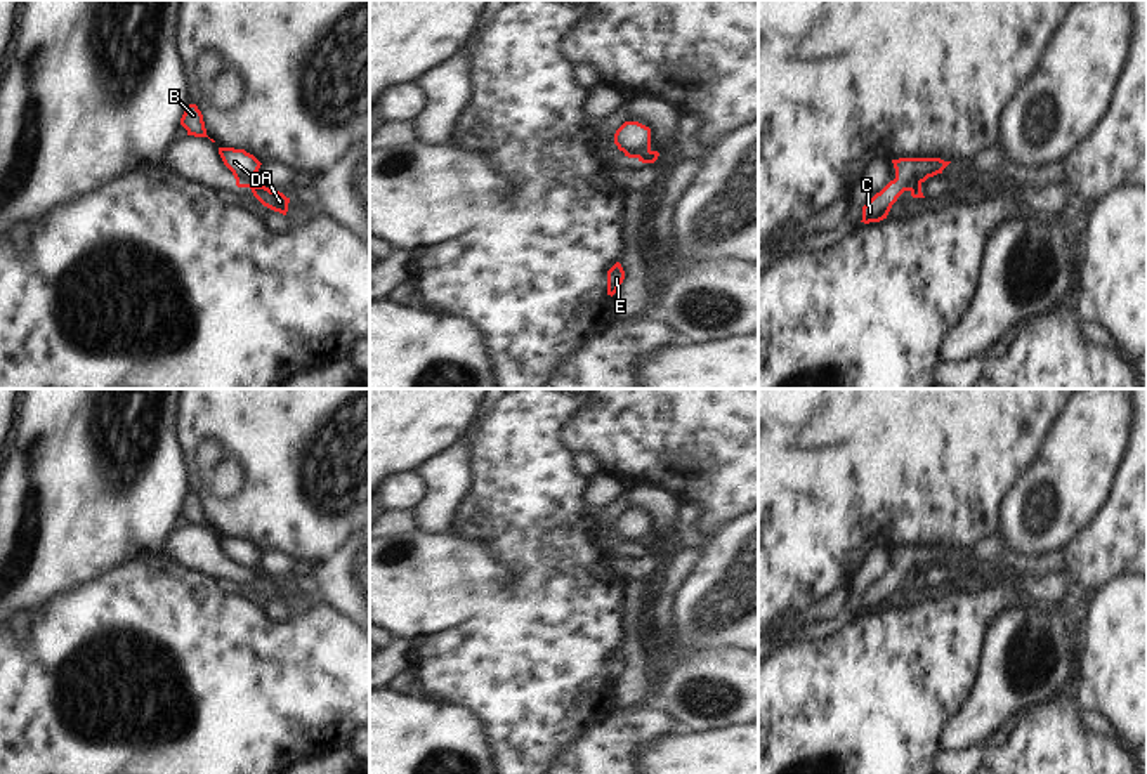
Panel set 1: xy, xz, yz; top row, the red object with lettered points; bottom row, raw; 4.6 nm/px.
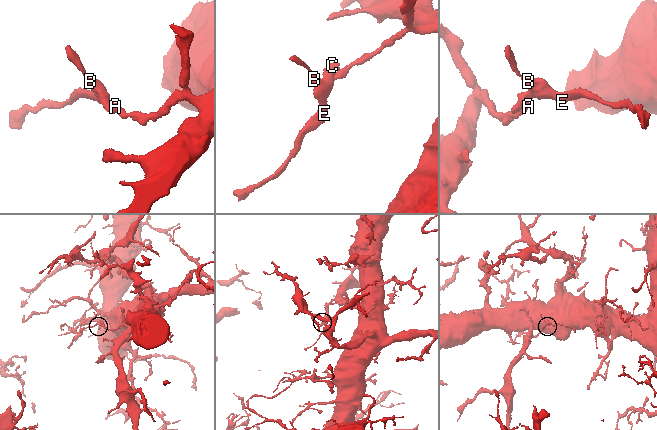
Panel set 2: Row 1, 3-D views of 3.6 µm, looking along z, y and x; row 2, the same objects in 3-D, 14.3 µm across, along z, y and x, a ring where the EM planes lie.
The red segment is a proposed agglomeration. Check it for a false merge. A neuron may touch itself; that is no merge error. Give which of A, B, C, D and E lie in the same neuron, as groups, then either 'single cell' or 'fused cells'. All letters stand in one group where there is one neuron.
groups A / B C D E; fused cells

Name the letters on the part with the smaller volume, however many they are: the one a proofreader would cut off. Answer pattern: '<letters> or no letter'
B, C, D, E

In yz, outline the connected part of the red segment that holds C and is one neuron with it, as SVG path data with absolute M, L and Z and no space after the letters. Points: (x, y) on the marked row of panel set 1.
M899 158L892 160L895 168L895 179L890 180L880 193L876 193L862 207L864 224L880 222L887 219L892 205L904 191L913 191L921 186L928 177L942 174L942 170L951 163L941 158Z

